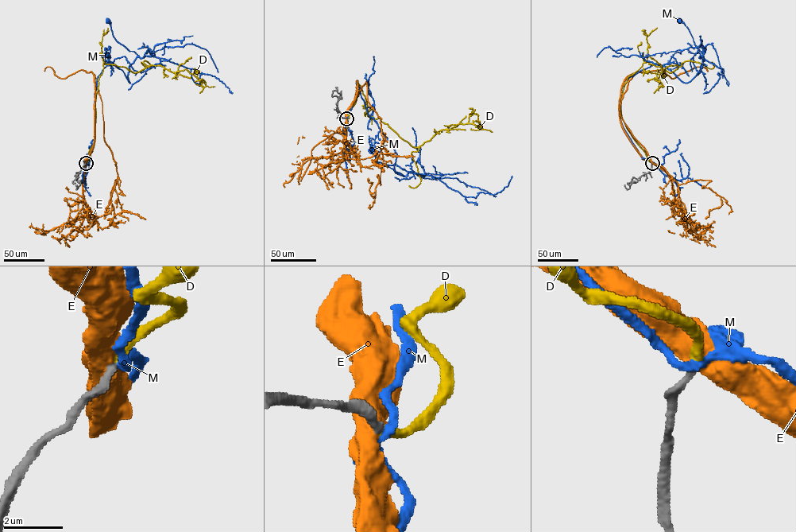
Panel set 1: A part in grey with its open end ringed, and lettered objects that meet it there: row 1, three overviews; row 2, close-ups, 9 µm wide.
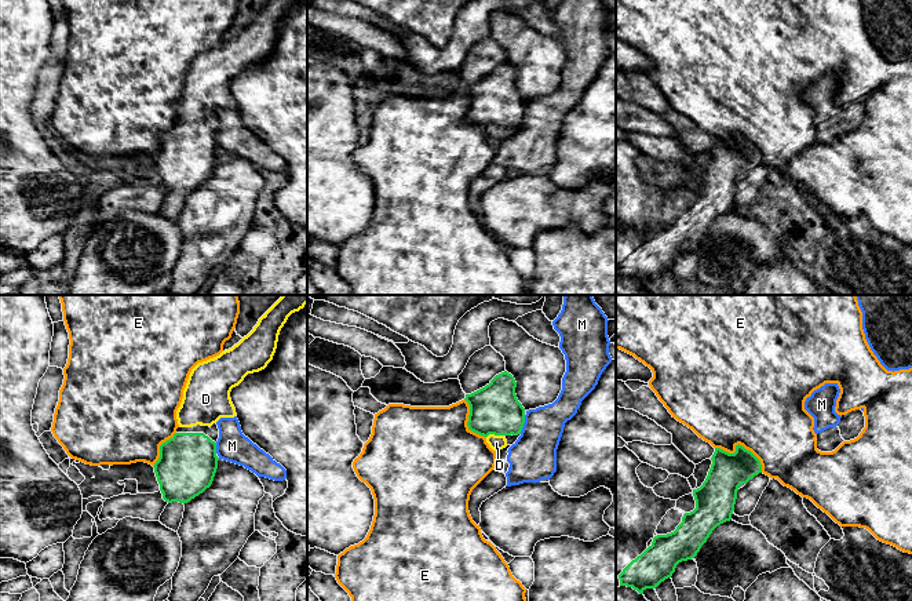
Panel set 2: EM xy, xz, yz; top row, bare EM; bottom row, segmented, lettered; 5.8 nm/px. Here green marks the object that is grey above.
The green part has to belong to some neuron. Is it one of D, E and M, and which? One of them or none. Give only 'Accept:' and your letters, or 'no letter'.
Accept: D

